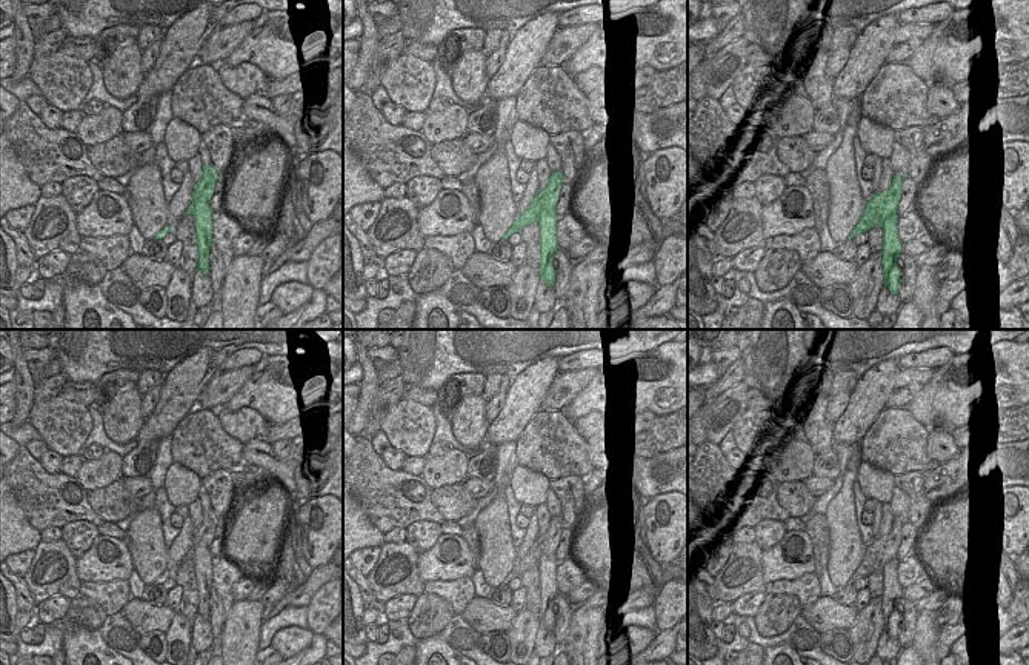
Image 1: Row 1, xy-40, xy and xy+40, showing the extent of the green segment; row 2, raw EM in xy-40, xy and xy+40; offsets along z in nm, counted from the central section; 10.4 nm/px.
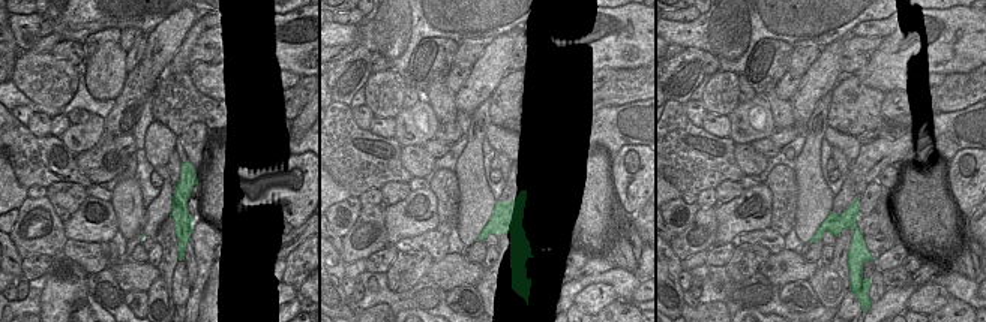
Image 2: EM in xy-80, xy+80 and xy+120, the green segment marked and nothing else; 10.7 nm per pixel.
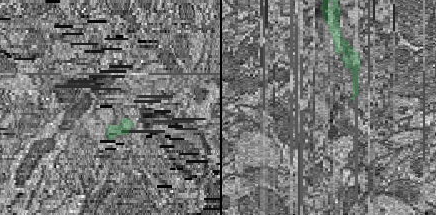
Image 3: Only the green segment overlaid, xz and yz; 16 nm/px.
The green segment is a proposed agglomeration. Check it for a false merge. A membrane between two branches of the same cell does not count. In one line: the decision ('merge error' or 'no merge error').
merge error

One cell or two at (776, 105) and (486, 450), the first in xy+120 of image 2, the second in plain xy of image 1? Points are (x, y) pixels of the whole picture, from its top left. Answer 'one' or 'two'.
two

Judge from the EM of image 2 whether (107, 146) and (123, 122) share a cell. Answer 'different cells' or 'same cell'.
different cells

